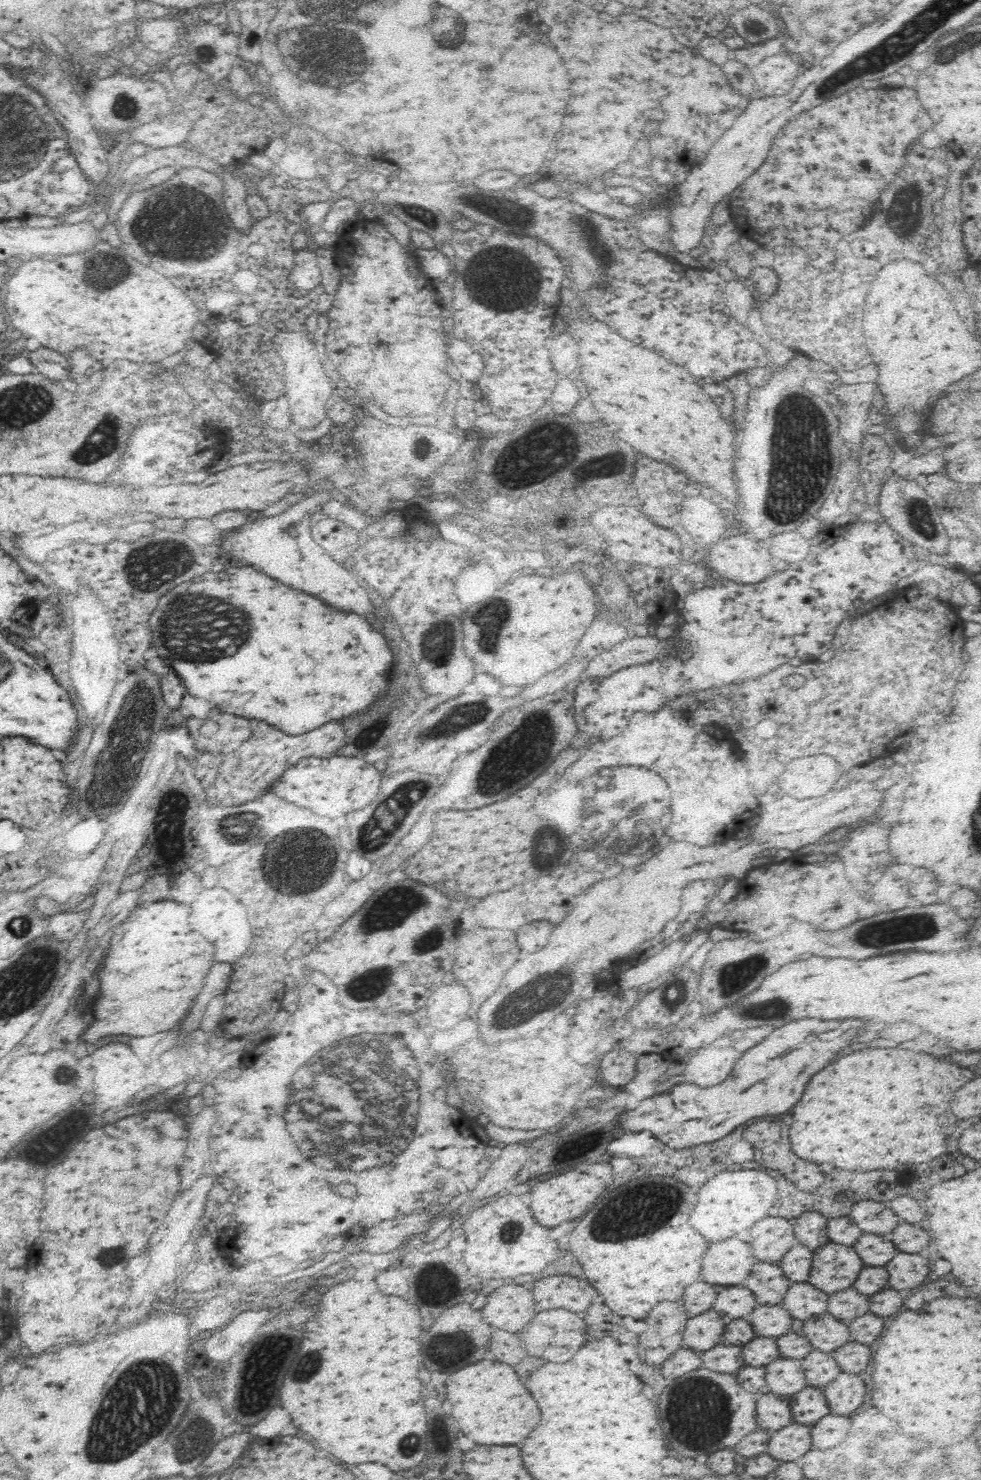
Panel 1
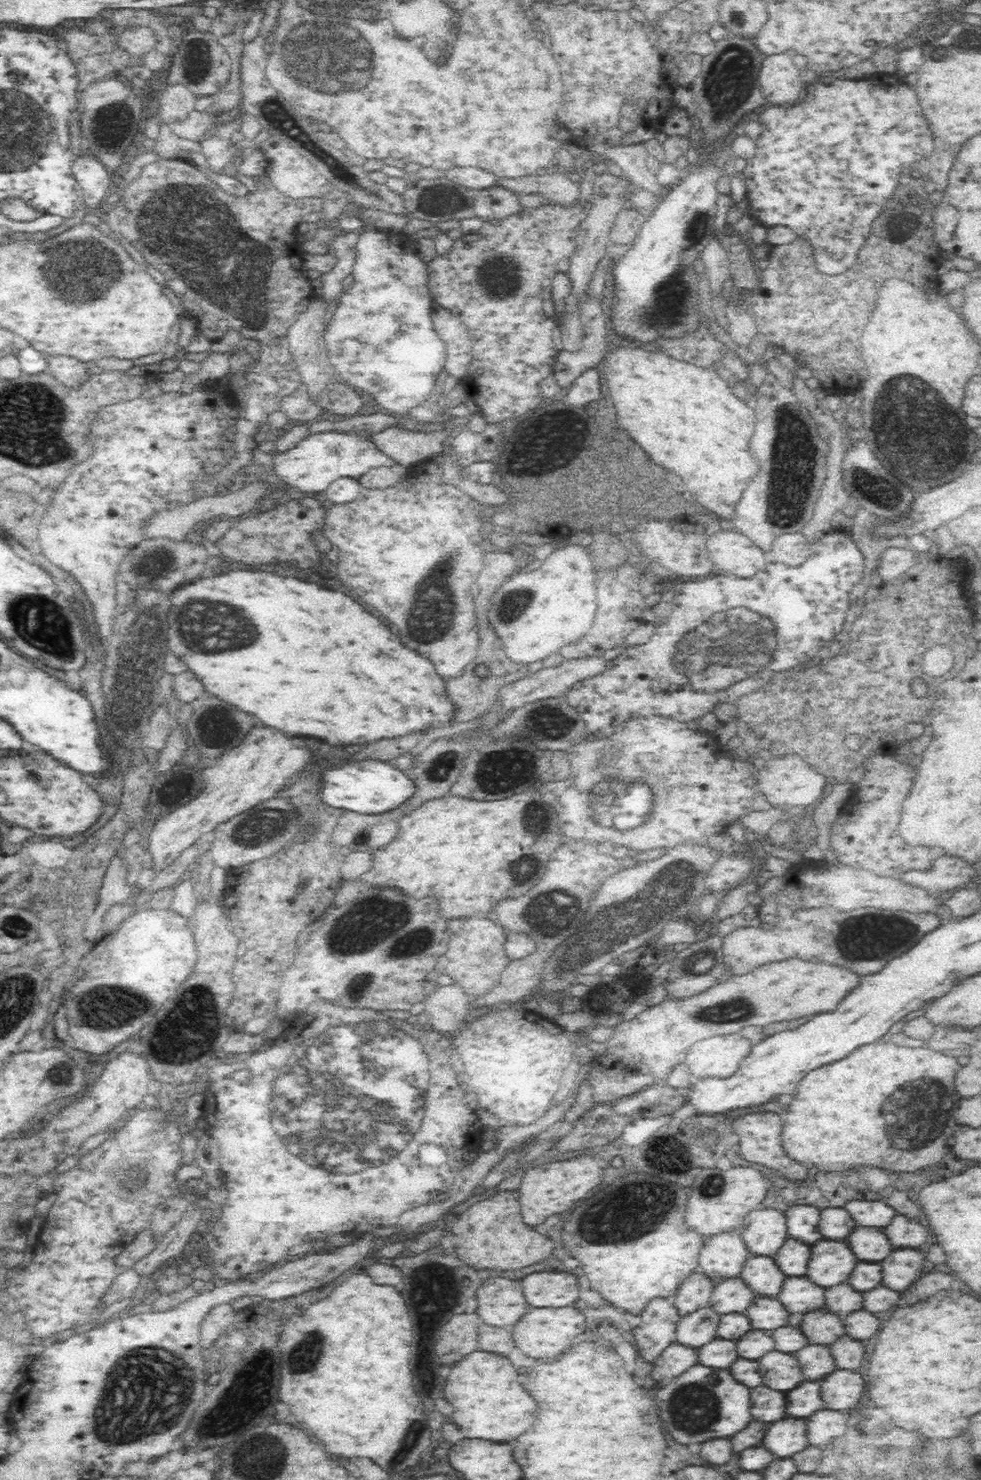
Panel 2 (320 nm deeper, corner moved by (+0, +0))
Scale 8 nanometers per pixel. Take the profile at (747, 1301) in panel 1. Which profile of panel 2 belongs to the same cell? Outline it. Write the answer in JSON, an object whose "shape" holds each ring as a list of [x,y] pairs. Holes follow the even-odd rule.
{"shape":[[[740,1277],[724,1280],[722,1284],[718,1284],[718,1288],[714,1288],[712,1308],[718,1314],[742,1314],[748,1310],[754,1296],[754,1290]]]}

